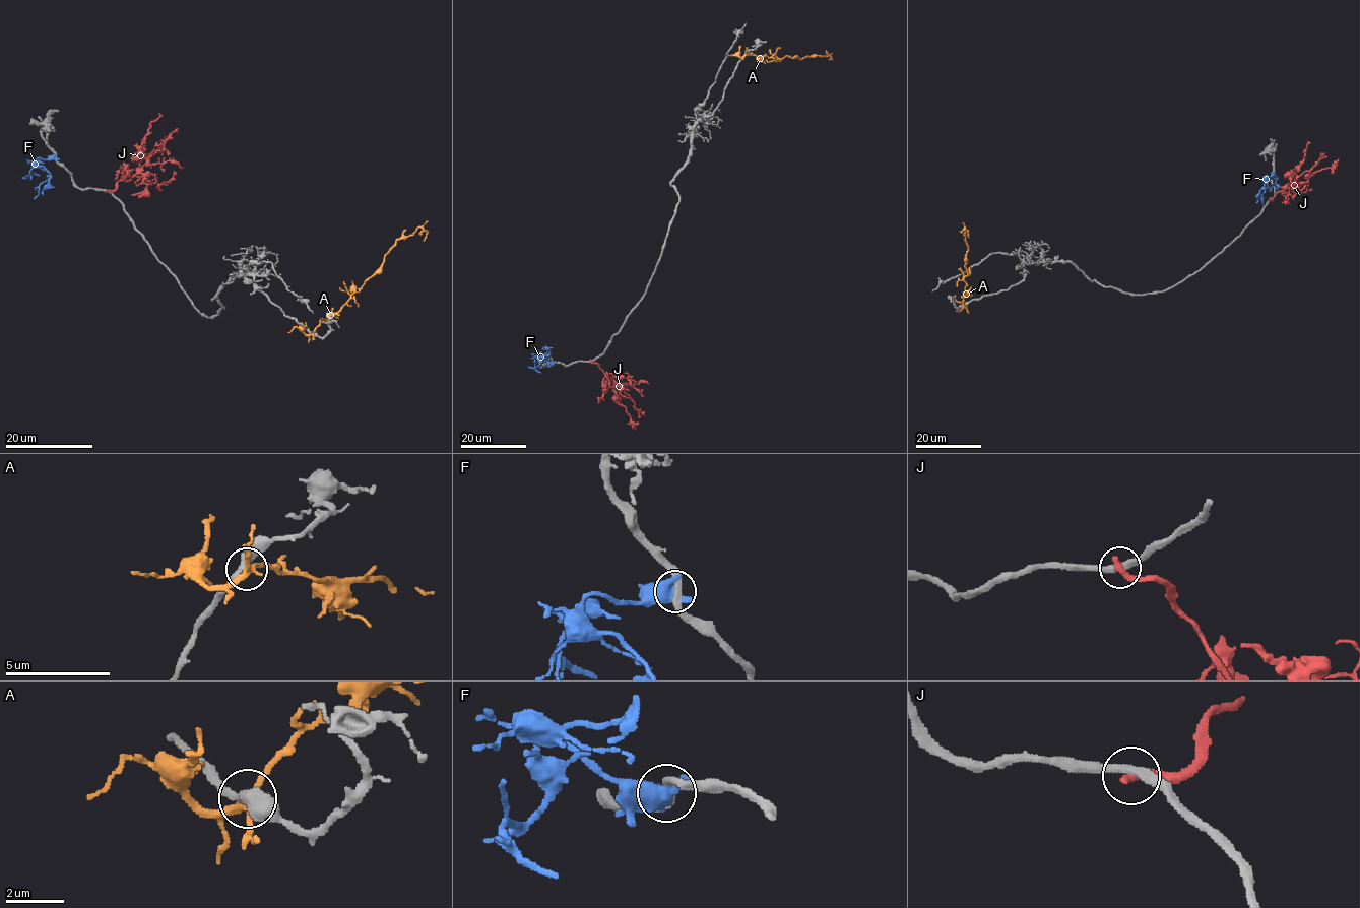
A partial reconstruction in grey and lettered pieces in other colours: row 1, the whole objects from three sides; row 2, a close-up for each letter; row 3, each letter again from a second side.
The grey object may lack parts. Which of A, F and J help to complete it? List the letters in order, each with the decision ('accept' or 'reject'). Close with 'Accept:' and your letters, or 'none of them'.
A: reject
F: reject
J: reject
Accept: none of them

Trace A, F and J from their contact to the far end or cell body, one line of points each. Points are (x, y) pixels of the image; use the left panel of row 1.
A: (313, 332), (360, 289), (397, 239), (406, 238), (422, 228), (427, 232), (424, 241)
F: (55, 156), (37, 159), (50, 177), (40, 184), (39, 193), (34, 199)
J: (106, 191), (113, 190), (122, 180), (131, 180), (146, 161), (141, 141), (162, 114)

